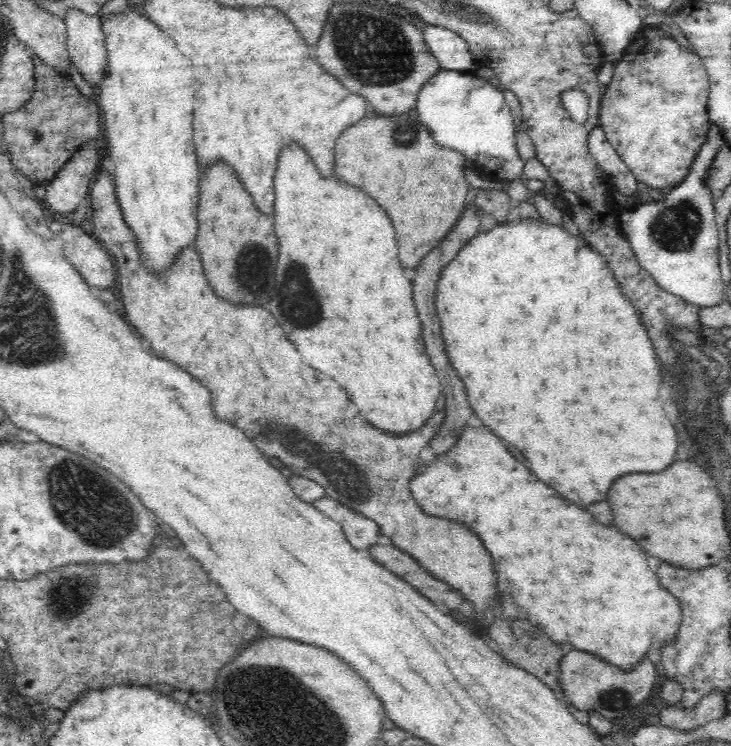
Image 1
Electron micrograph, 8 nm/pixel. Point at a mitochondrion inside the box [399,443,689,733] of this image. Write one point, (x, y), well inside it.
(613, 699)

